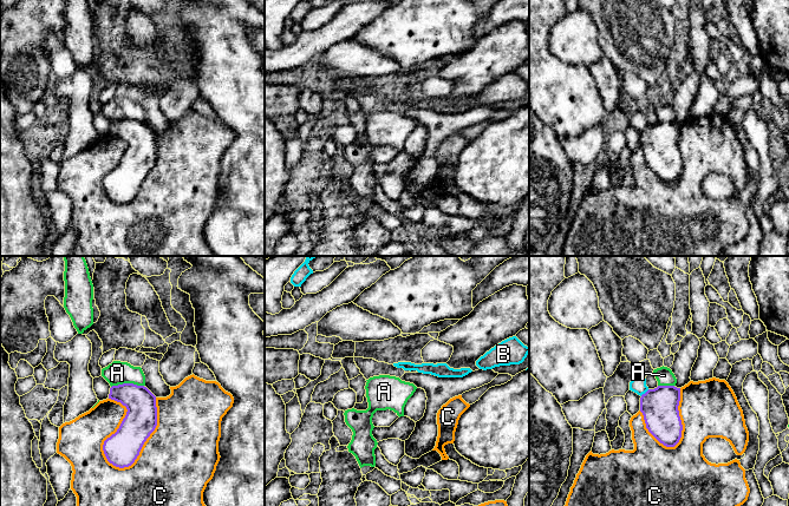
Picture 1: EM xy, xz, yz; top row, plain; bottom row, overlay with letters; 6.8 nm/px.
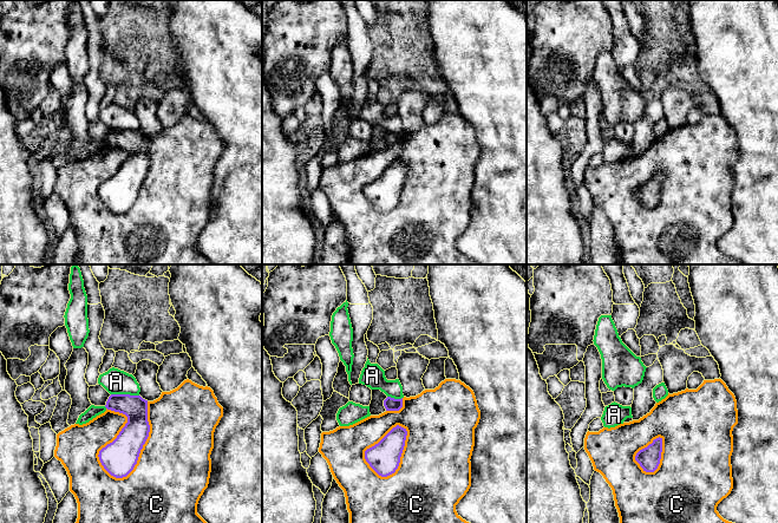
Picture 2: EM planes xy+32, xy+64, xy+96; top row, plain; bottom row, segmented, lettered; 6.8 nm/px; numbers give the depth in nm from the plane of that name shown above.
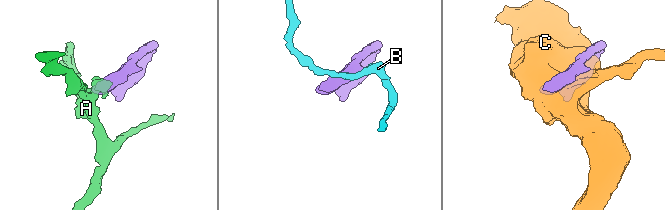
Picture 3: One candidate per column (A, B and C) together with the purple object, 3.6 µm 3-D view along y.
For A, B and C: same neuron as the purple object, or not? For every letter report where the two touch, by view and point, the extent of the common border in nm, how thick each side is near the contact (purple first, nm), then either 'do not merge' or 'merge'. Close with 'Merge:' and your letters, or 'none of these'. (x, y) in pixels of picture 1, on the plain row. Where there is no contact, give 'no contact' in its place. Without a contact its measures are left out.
A: xy (126, 119) | 220 nm | 200/160 nm | do not merge
B: yz (645, 129) | 80 nm | 260/110 nm | do not merge
C: xy (145, 176) | 550 nm | 240/500 nm | do not merge
Merge: none of these

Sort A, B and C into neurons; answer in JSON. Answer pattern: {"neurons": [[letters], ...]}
{"neurons": [["A"], ["B"], ["C"]]}

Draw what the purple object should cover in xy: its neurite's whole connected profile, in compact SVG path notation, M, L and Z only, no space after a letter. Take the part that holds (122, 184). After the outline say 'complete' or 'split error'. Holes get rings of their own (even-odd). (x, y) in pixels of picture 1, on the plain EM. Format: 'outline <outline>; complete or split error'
outline M123 119L110 124L109 134L120 138L128 147L115 170L104 177L103 186L110 199L124 204L131 202L157 162L156 132L144 121Z; complete

